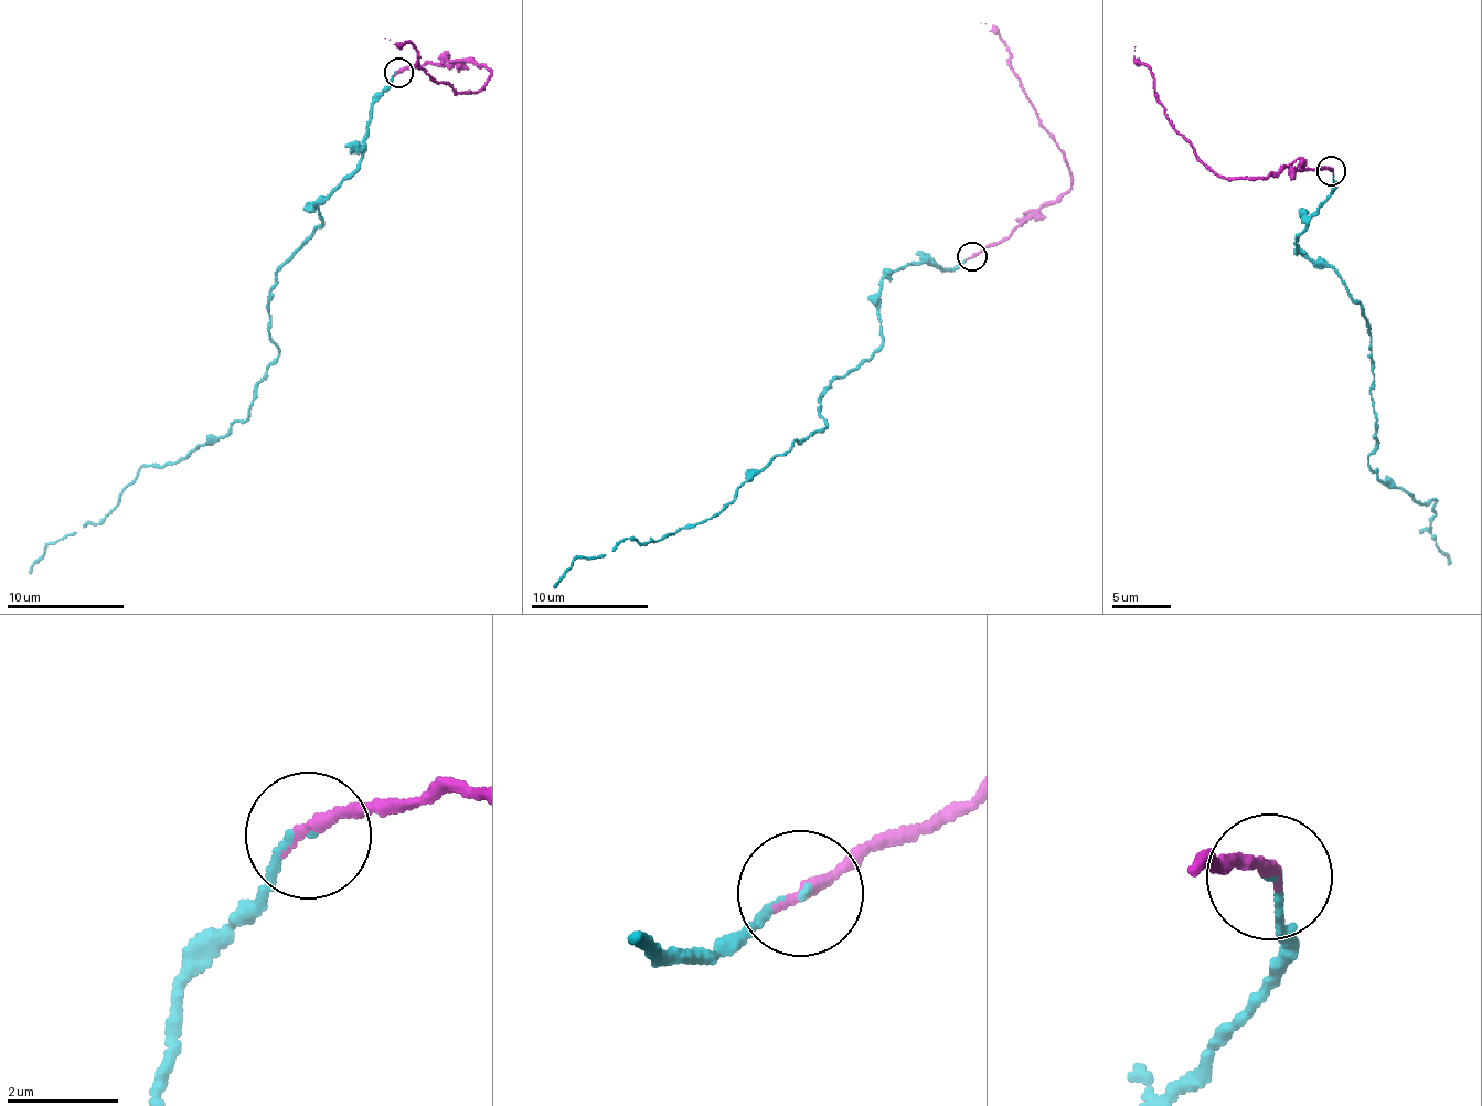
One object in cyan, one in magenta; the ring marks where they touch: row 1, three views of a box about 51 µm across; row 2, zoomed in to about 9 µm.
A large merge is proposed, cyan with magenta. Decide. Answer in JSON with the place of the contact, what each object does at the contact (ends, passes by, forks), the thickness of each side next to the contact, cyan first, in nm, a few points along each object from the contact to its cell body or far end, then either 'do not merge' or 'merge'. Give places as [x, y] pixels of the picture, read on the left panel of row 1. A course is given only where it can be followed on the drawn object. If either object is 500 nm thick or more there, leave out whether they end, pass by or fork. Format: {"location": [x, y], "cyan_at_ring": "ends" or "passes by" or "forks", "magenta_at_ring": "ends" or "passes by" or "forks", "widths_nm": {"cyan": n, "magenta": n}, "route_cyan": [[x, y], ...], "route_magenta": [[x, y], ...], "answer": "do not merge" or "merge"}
{"location": [398, 73], "cyan_at_ring": "ends", "magenta_at_ring": "ends", "widths_nm": {"cyan": 100, "magenta": 220}, "route_cyan": [[398, 72], [361, 163], [277, 270], [277, 359], [251, 417], [140, 468], [30, 571]], "route_magenta": [[398, 72], [468, 60], [490, 70], [481, 88], [462, 94], [418, 66], [415, 45], [384, 39]], "answer": "merge"}

